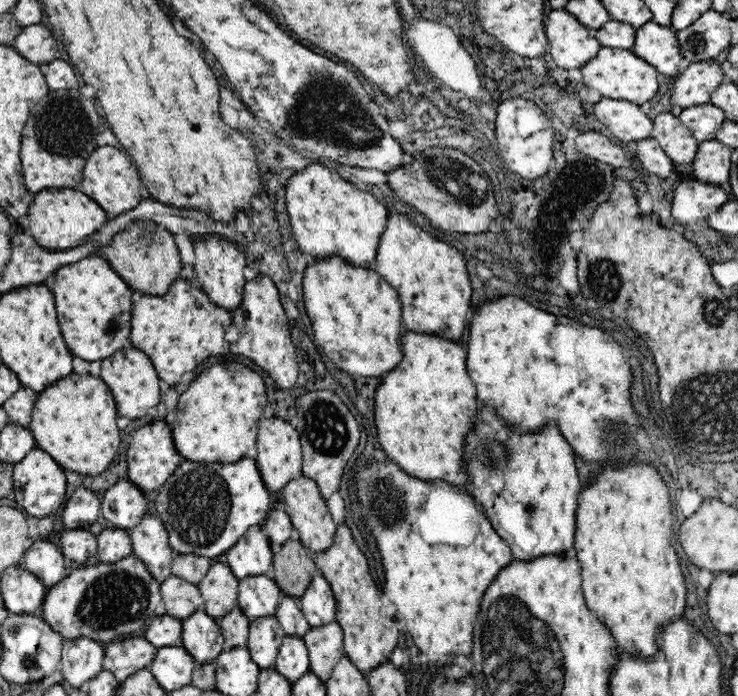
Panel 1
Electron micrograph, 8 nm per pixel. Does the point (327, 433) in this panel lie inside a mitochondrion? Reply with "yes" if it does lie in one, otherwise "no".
yes

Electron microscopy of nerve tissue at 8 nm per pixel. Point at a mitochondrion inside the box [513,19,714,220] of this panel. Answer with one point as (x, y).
(696, 42)

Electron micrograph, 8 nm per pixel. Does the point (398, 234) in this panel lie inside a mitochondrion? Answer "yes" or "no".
no

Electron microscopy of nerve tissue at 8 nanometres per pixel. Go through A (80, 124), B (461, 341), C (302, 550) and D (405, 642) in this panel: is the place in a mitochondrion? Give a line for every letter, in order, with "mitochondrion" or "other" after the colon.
A: mitochondrion
B: other
C: other
D: other

